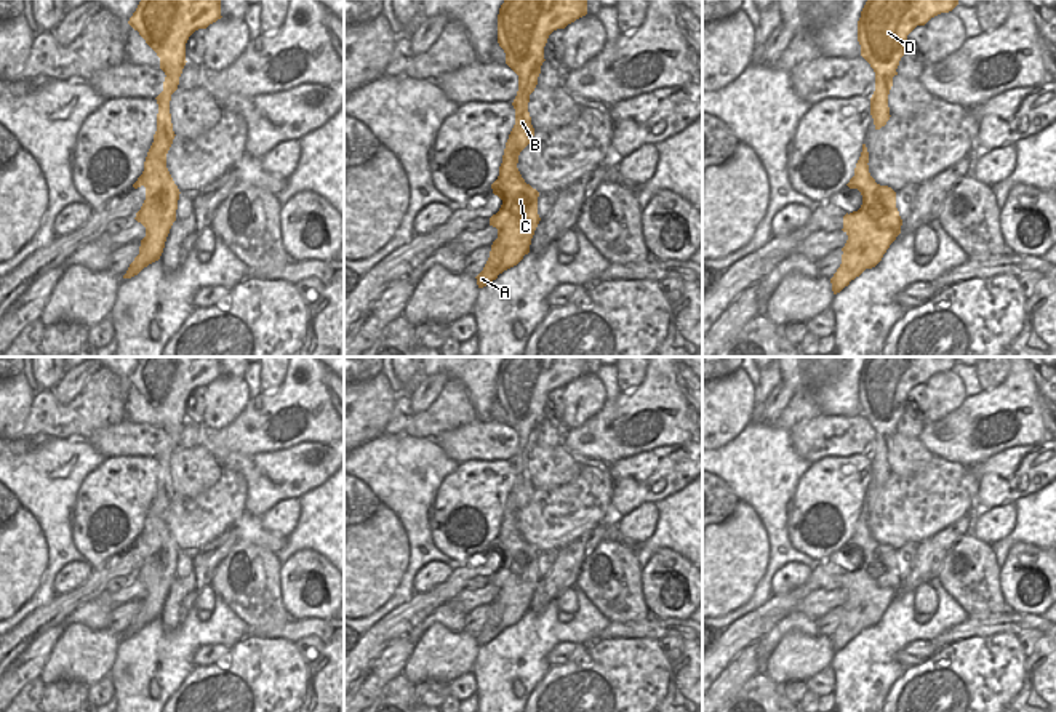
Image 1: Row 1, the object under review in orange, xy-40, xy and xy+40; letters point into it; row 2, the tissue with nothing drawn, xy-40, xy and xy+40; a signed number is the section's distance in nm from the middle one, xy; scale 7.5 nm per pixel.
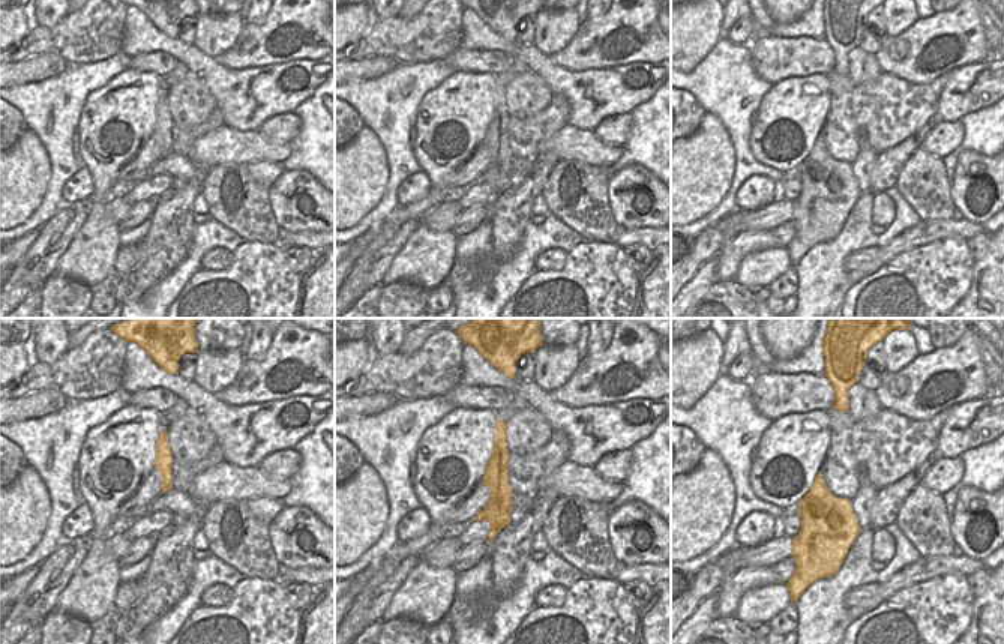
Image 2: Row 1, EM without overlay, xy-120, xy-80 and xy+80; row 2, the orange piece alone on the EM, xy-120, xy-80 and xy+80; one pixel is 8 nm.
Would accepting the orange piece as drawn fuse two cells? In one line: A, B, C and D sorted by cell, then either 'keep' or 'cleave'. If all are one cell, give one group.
A B C D; keep

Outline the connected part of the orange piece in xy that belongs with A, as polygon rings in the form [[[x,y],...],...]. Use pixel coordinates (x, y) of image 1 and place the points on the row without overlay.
[[[506,357],[498,373],[498,402],[506,411],[506,422],[518,434],[518,450],[512,461],[515,467],[515,483],[506,501],[499,534],[491,542],[493,552],[502,558],[496,573],[490,576],[490,584],[498,587],[498,597],[491,603],[490,616],[483,629],[475,635],[478,646],[486,645],[504,629],[517,624],[530,611],[531,597],[541,579],[538,573],[539,550],[525,541],[517,522],[520,510],[534,494],[528,470],[530,453],[538,443],[544,418],[544,405],[549,394],[557,387],[587,373],[587,357]]]

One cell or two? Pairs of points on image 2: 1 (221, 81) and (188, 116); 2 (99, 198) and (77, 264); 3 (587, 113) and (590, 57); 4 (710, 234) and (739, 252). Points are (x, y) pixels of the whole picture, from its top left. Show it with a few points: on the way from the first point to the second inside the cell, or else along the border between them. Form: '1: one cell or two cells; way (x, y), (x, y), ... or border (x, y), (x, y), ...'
1: two cells; border (189, 72), (204, 84), (213, 96), (216, 107)
2: one cell; way (96, 215), (96, 243), (93, 248)
3: two cells; border (556, 63), (572, 71), (598, 71), (625, 65)
4: two cells; border (727, 245), (715, 255)

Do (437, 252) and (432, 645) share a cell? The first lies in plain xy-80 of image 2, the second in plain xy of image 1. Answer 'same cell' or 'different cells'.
same cell

